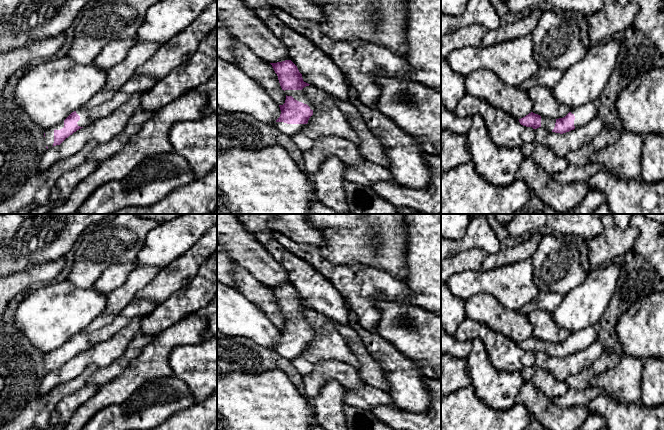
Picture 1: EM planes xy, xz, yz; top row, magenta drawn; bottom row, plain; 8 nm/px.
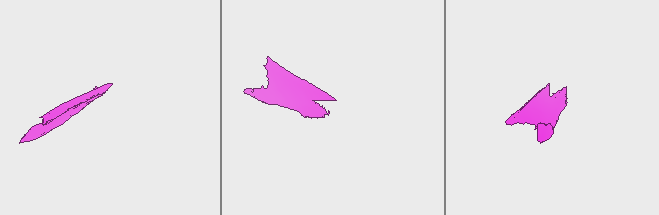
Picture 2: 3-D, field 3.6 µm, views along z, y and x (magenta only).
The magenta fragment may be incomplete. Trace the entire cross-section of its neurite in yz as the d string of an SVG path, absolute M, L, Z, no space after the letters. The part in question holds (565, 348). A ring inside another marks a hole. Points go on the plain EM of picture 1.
M597 323L588 328L585 328L570 336L563 342L553 343L541 341L533 336L519 343L521 349L537 353L545 352L555 357L566 357L581 350L590 347L596 340L600 329L600 324Z

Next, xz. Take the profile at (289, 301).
M291 284L270 288L286 318L285 327L279 329L281 338L276 344L275 351L291 361L300 356L313 339L313 329L302 314L310 308L303 305L302 298Z

